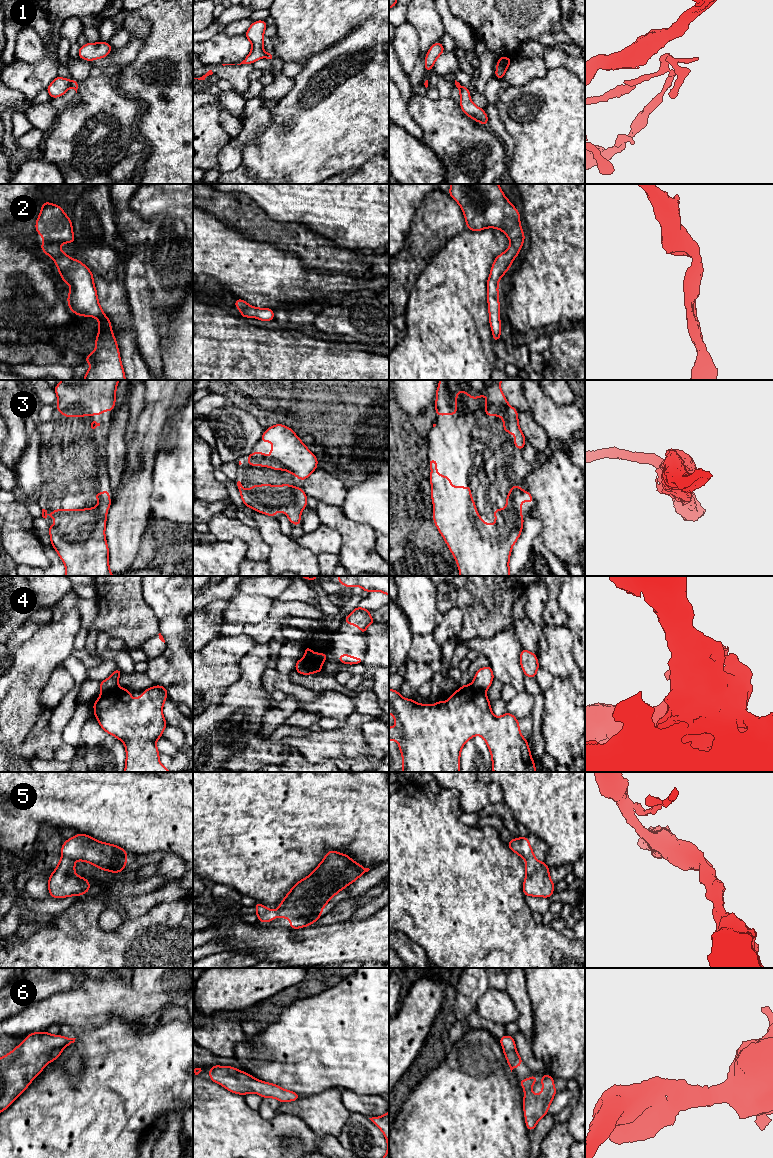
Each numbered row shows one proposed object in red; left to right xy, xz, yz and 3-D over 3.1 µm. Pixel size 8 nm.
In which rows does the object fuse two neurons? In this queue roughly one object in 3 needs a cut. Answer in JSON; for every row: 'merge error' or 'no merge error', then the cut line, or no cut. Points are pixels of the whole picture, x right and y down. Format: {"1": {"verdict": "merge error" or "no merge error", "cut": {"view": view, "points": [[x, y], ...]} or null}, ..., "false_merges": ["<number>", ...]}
{"1": {"verdict": "merge error", "cut": {"view": "xy", "points": [[69, 81], [70, 86]]}}, "2": {"verdict": "no merge error", "cut": null}, "3": {"verdict": "no merge error", "cut": null}, "4": {"verdict": "merge error", "cut": {"view": "xy", "points": [[118, 686], [101, 694]]}}, "5": {"verdict": "no merge error", "cut": null}, "6": {"verdict": "no merge error", "cut": null}, "false_merges": ["1", "4"]}

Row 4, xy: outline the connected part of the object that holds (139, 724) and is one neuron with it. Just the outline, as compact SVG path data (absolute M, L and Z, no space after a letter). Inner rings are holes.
M156 685L144 690L134 701L131 691L116 687L101 694L93 703L94 716L102 729L121 740L126 749L124 772L170 772L159 761L156 742L168 725L163 716L163 705L168 696L165 687Z

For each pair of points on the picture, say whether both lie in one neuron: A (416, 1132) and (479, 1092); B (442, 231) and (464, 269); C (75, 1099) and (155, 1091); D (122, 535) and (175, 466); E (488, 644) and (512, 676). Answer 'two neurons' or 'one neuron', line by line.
A: one neuron
B: two neurons
C: one neuron
D: two neurons
E: one neuron

